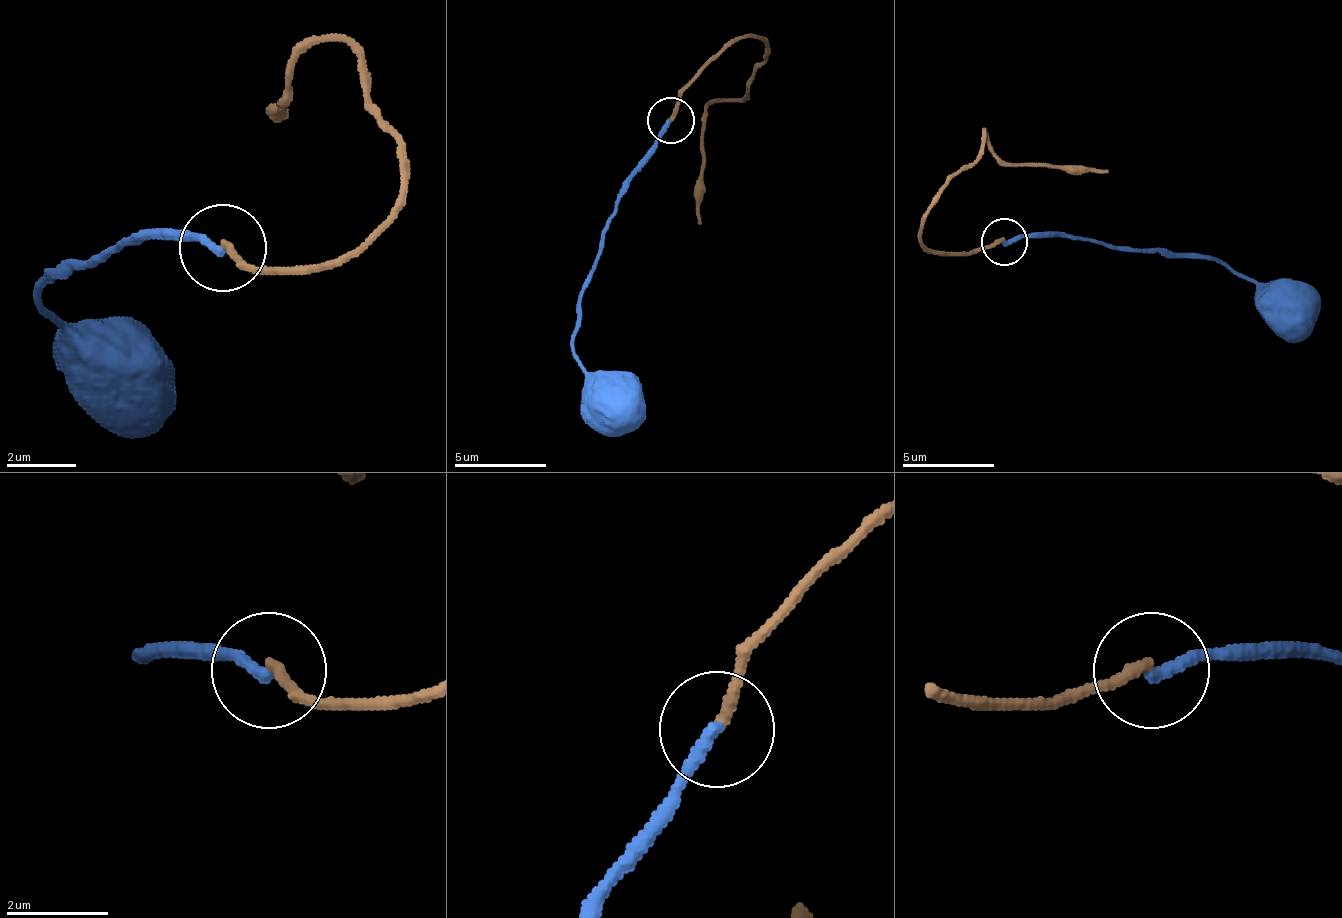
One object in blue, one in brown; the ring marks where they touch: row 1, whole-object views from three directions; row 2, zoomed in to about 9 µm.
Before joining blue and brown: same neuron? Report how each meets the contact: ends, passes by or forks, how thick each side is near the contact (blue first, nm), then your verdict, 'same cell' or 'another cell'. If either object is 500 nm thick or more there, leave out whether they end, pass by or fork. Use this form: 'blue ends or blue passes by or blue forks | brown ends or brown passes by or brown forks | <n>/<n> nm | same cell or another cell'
blue ends | brown ends | 280/240 nm | another cell

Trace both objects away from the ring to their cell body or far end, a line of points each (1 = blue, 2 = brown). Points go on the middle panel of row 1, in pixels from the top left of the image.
1: (672, 119), (630, 179), (602, 235), (588, 285), (579, 299), (575, 359), (612, 396)
2: (672, 119), (681, 91), (741, 36), (764, 40), (764, 63), (746, 96), (723, 100), (704, 119), (699, 225)

